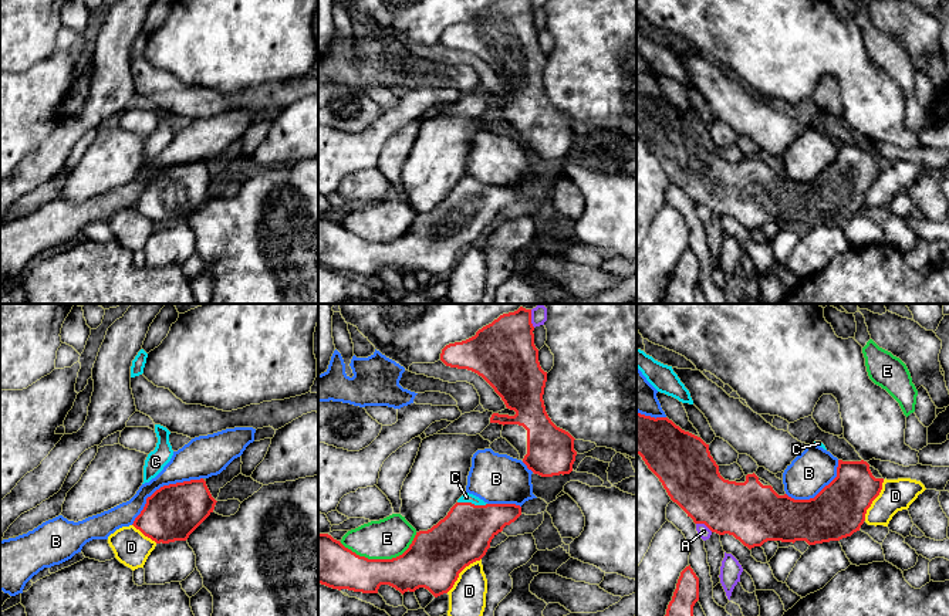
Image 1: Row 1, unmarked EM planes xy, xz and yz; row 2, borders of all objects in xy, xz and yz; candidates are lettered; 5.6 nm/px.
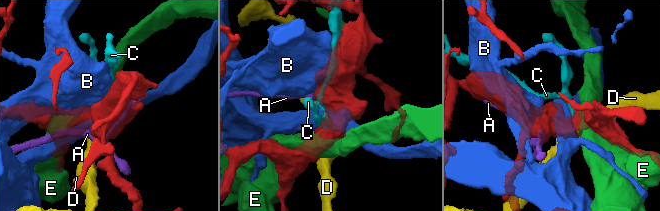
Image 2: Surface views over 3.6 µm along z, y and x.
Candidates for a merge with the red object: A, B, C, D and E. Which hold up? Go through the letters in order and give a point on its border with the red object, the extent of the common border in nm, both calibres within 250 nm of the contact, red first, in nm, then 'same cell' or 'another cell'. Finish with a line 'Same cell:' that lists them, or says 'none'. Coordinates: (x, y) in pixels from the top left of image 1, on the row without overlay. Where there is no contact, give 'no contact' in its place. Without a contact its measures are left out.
A: yz (705, 206) | 110 nm | 320/70 nm | another cell
B: xy (161, 169) | 480 nm | 320/220 nm | another cell
C: xz (470, 185) | 170 nm | 300/50 nm | same cell
D: xz (461, 253) | 280 nm | 320/200 nm | another cell
E: xz (381, 242) | 440 nm | 280/220 nm | another cell
Same cell: C

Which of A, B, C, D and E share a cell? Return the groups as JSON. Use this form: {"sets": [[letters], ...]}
{"sets": [["A"], ["B"], ["C"], ["D"], ["E"]]}

